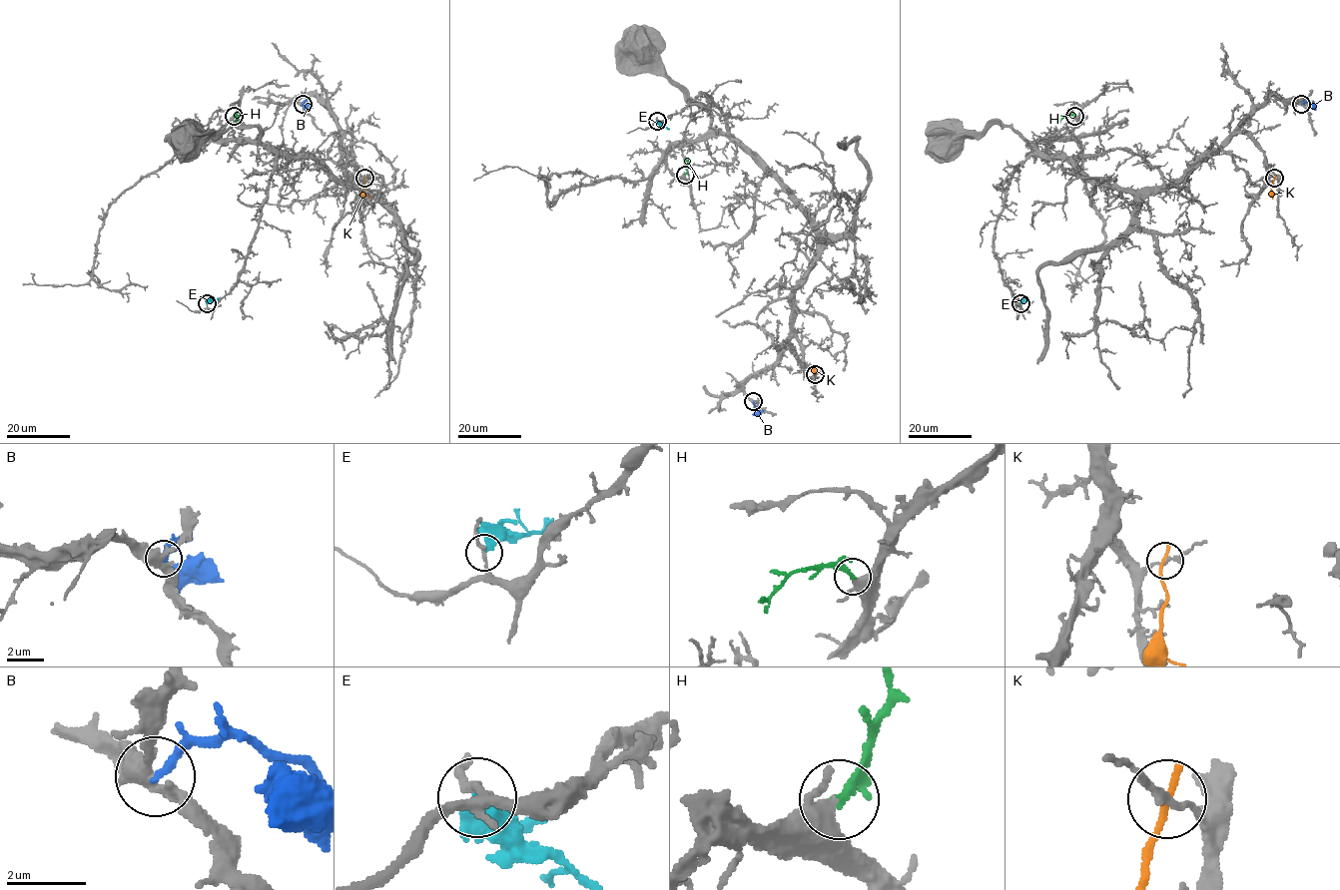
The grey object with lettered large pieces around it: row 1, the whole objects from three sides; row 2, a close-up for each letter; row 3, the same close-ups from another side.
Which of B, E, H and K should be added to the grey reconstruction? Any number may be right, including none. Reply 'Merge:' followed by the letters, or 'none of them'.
Merge: H

